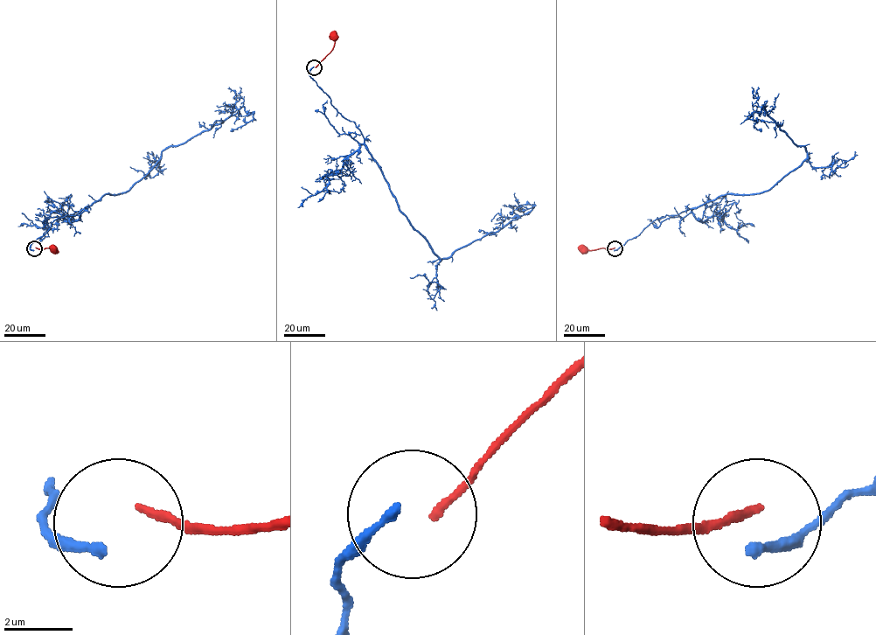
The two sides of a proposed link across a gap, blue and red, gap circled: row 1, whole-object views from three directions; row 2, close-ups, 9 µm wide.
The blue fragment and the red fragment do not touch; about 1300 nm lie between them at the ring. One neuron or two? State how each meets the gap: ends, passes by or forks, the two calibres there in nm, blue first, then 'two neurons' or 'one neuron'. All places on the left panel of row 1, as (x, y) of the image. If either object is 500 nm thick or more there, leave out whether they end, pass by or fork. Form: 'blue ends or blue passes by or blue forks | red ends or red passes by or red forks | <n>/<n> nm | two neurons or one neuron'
blue ends | red ends | 300/220 nm | two neurons

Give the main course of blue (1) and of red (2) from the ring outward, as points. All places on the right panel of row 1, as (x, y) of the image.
1: (614, 249), (666, 214), (726, 194), (767, 191), (807, 157), (762, 106), (753, 112), (754, 125), (761, 131)
2: (614, 247), (582, 249)

